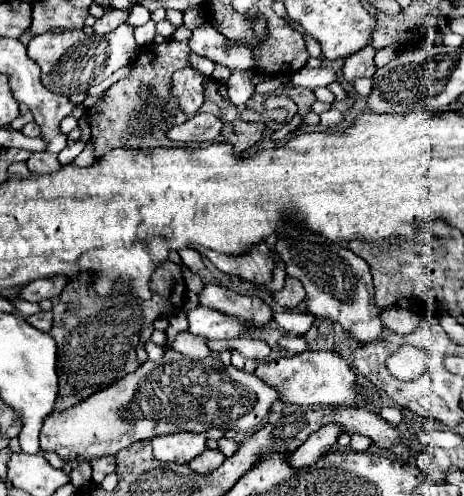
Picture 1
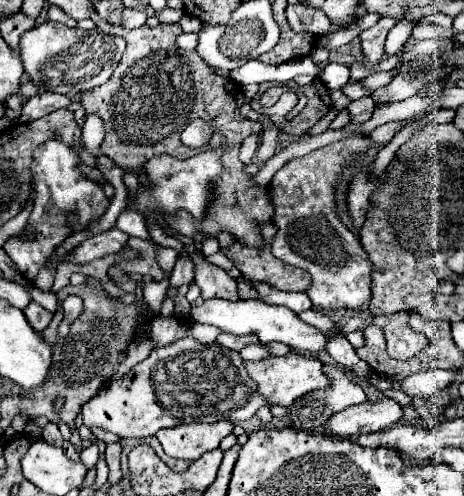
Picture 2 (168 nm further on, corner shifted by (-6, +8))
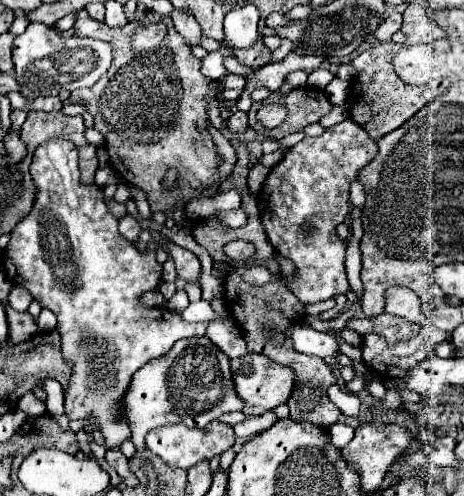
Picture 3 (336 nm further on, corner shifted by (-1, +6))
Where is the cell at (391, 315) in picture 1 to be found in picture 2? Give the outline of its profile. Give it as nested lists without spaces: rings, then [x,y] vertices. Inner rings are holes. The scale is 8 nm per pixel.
[[[408,312],[376,316],[374,324],[384,330],[387,352],[396,360],[410,360],[418,356],[428,344],[426,336],[414,332],[408,324]]]

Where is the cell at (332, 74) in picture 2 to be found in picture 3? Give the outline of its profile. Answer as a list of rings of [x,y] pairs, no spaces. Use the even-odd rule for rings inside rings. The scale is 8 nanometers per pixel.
[[[335,80],[331,82],[331,86],[327,86],[327,94],[329,94],[329,100],[331,104],[339,106],[339,104],[345,104],[347,98],[349,98],[349,92],[351,92],[351,84],[345,82],[345,80]]]

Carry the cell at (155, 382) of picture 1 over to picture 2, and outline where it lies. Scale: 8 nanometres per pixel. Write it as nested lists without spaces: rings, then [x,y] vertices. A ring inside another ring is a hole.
[[[192,336],[180,338],[168,346],[158,346],[150,352],[146,360],[132,366],[132,370],[114,382],[108,382],[84,408],[80,408],[82,424],[88,428],[100,428],[116,434],[118,438],[146,438],[154,436],[162,428],[174,428],[180,424],[192,422],[216,422],[232,420],[244,422],[250,420],[262,406],[270,406],[274,416],[284,416],[286,408],[278,404],[268,404],[256,390],[256,382],[248,376],[244,362],[238,352],[228,350],[220,344],[202,344]]]

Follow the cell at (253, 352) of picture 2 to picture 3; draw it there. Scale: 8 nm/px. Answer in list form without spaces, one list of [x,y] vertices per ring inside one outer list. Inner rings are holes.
[[[219,320],[219,322],[209,324],[207,338],[211,338],[211,342],[217,344],[219,350],[223,350],[229,358],[239,358],[239,356],[247,354],[245,340],[241,338],[239,326],[235,322],[227,324],[225,320]]]

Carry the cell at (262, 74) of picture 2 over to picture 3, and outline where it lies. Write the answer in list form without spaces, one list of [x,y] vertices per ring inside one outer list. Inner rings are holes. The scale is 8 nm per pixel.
[[[319,68],[319,70],[313,70],[311,74],[309,74],[309,80],[307,80],[307,86],[311,86],[311,88],[327,88],[327,84],[331,82],[335,78],[335,74],[331,74],[329,70],[323,70],[323,68]]]

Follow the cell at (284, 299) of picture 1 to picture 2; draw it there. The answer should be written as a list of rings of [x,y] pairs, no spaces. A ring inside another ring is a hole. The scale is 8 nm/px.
[[[264,224],[262,226],[264,246],[260,250],[246,248],[240,242],[234,242],[226,250],[226,256],[234,262],[234,266],[242,272],[242,276],[248,282],[264,282],[282,292],[306,292],[308,286],[312,284],[308,272],[296,266],[284,264],[282,260],[276,260],[276,256],[272,256],[270,246],[272,246],[274,234],[276,234],[276,226]]]

